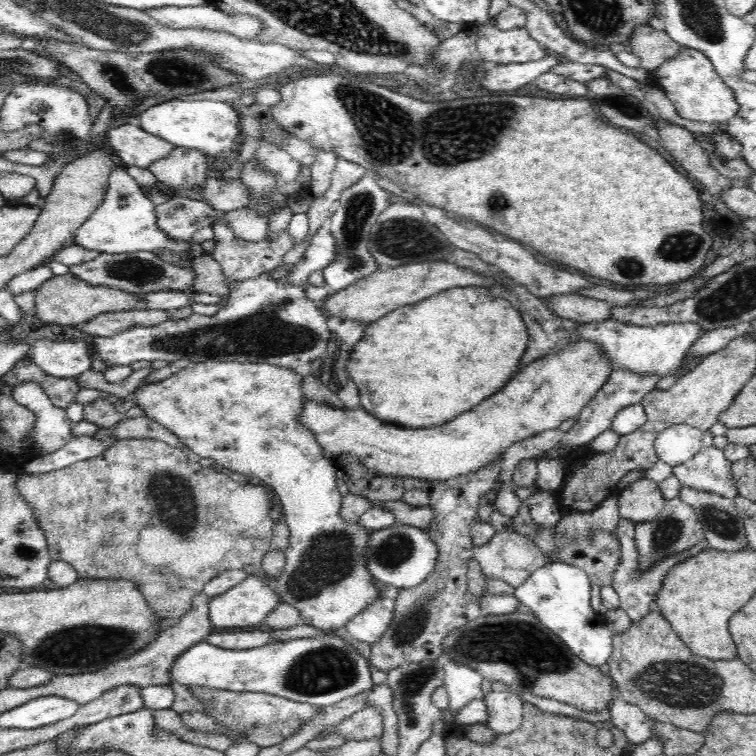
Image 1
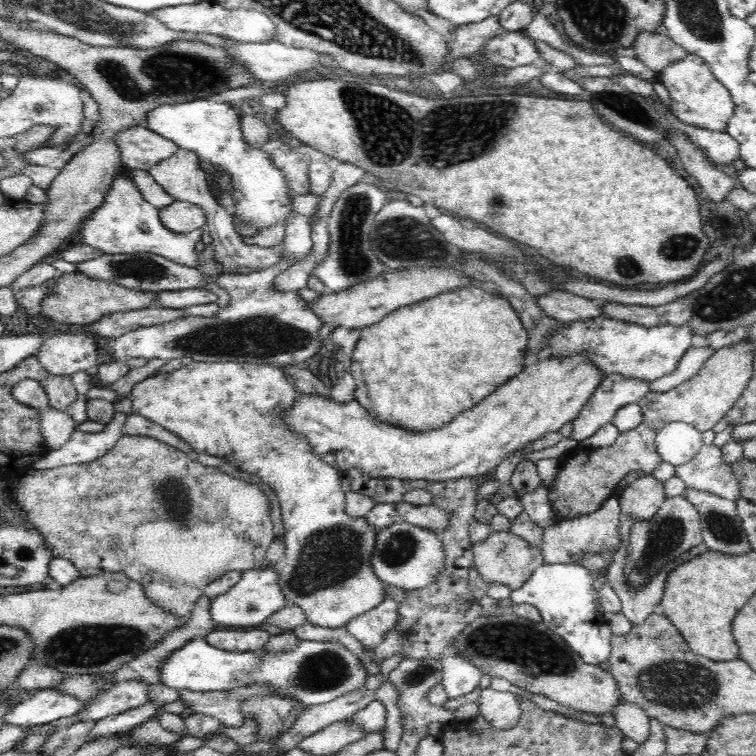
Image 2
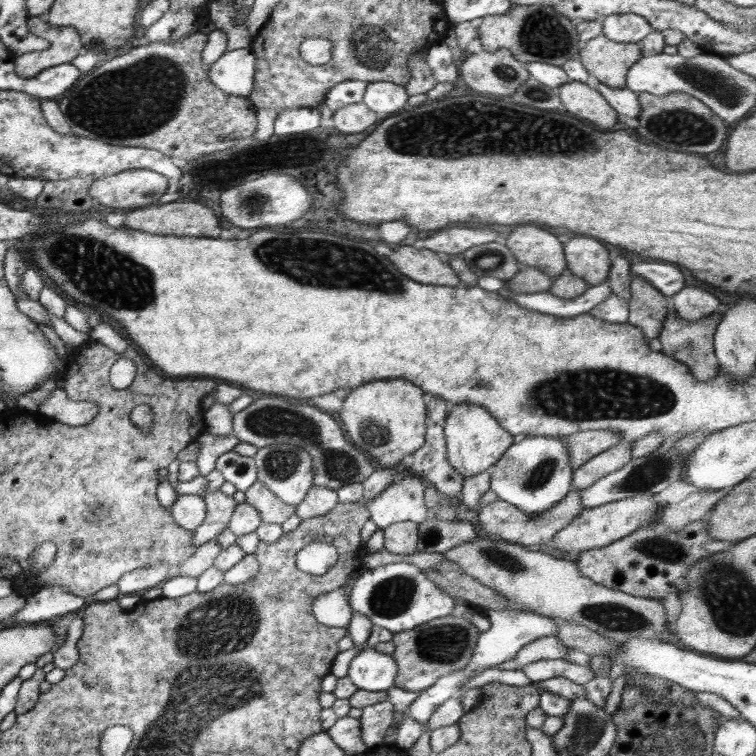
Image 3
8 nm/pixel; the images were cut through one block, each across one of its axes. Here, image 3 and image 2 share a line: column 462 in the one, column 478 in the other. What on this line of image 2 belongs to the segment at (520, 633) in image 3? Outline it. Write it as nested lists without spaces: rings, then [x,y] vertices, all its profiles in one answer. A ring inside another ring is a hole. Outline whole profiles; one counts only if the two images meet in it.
[[[454,653],[443,658],[441,683],[450,699],[473,692],[478,687],[481,676],[479,668],[465,658]]]

